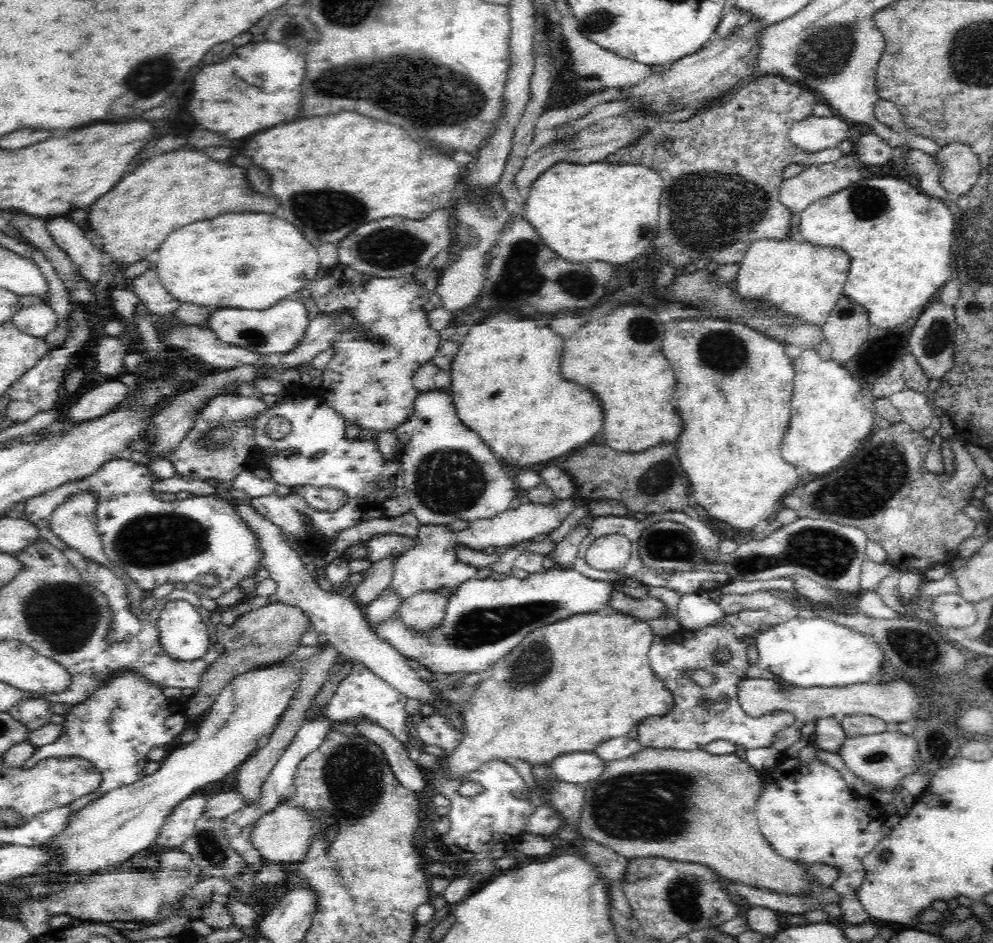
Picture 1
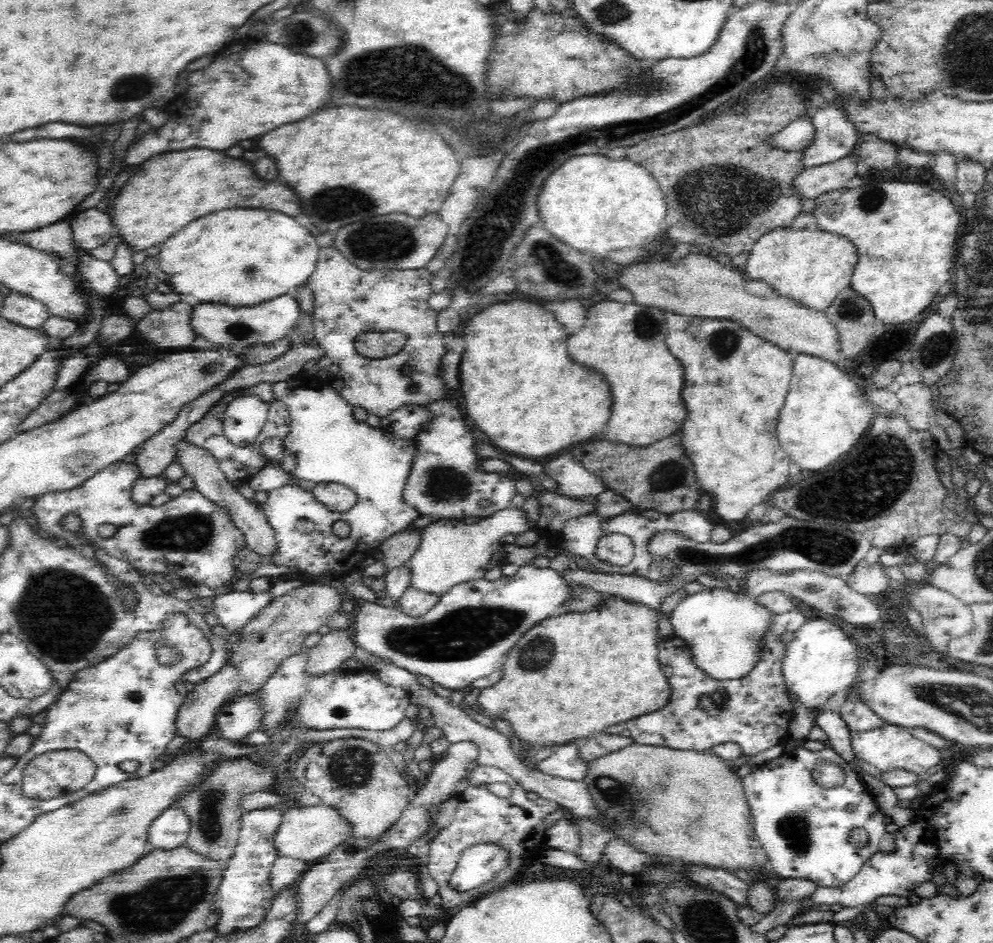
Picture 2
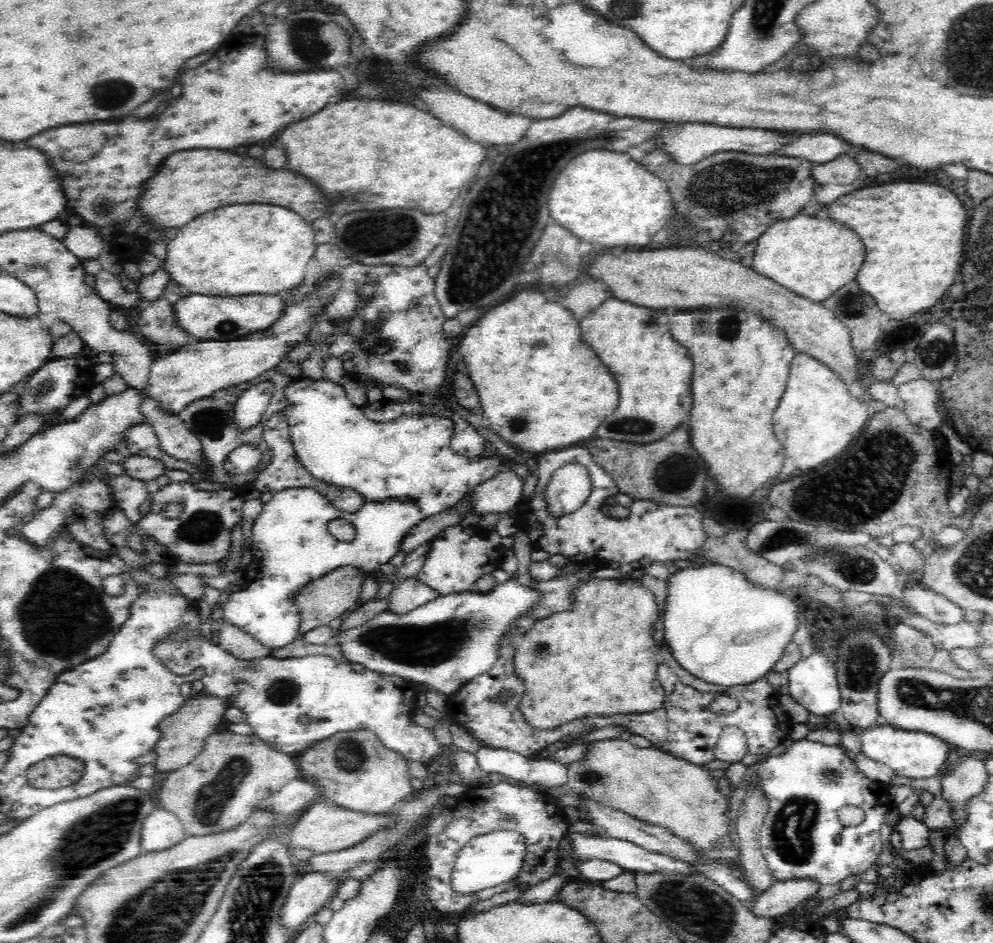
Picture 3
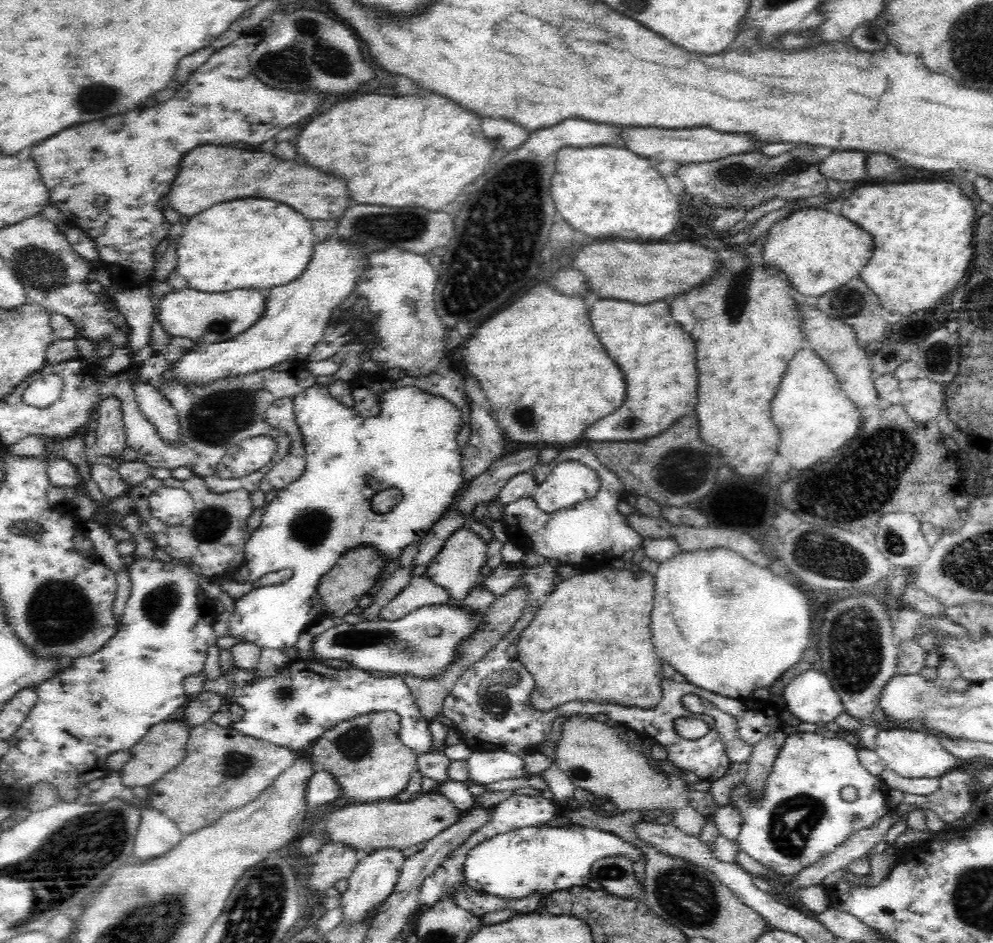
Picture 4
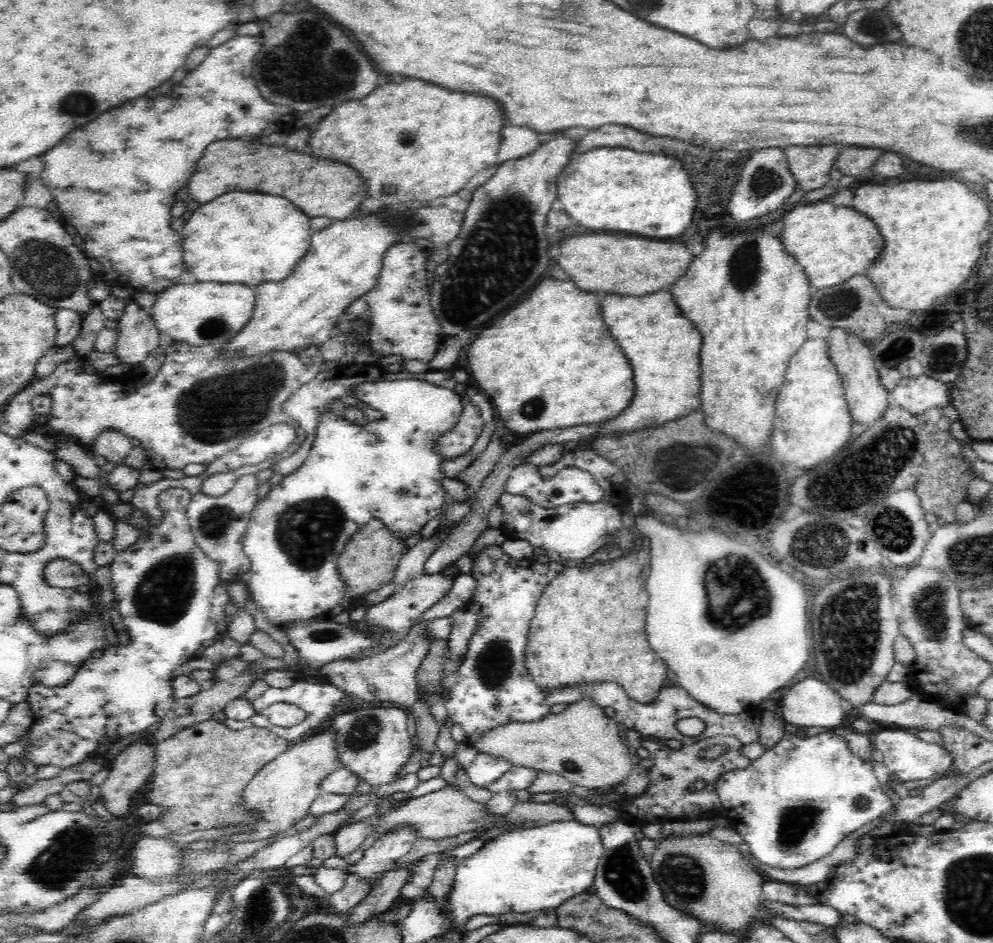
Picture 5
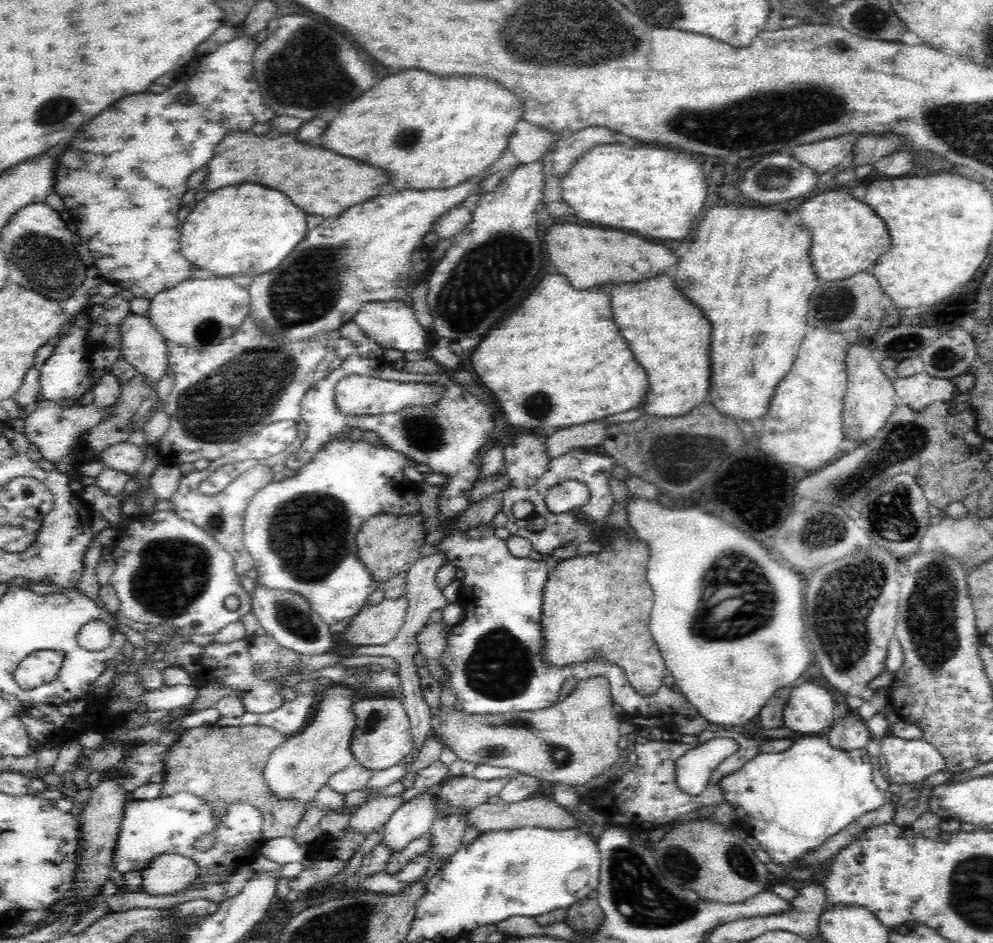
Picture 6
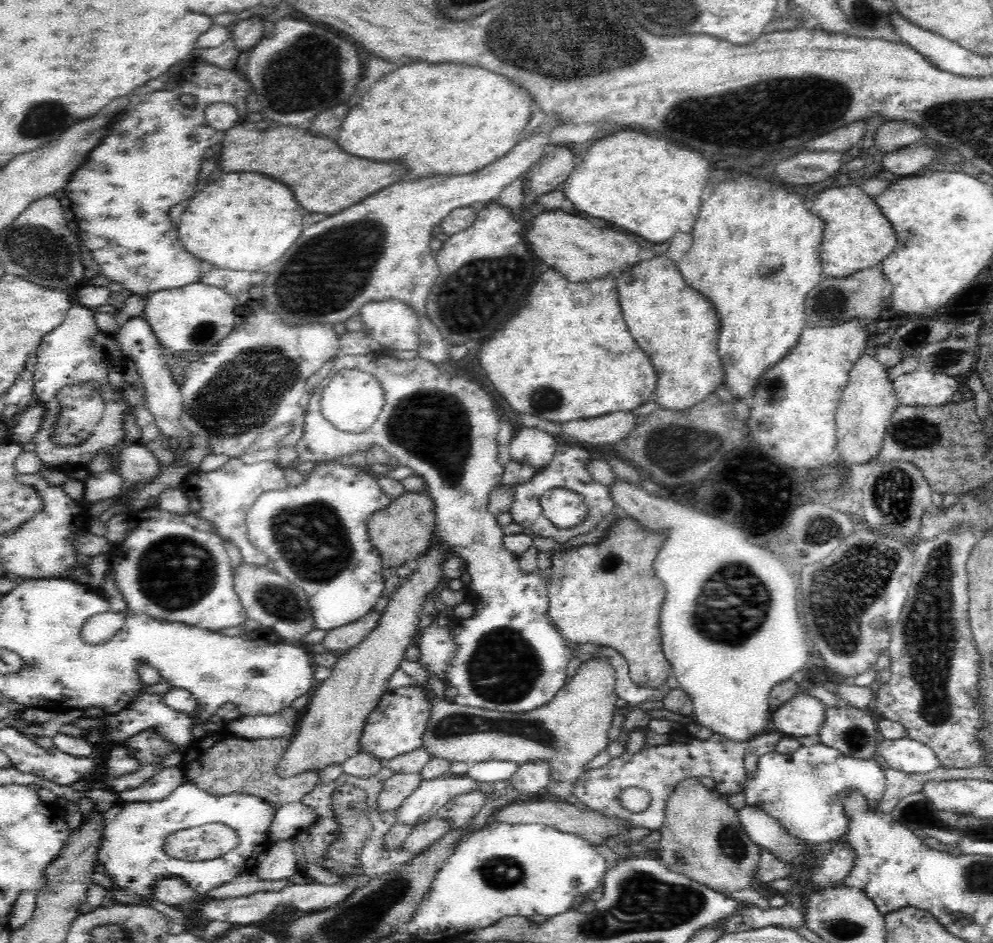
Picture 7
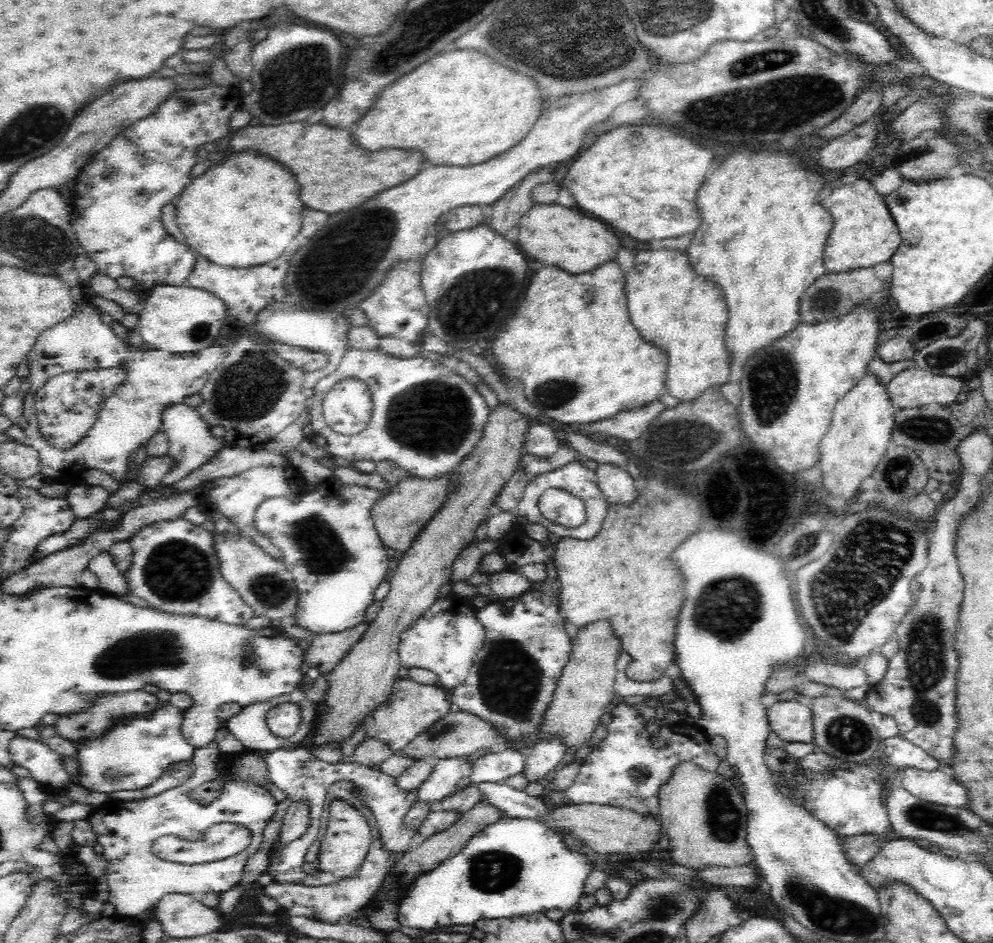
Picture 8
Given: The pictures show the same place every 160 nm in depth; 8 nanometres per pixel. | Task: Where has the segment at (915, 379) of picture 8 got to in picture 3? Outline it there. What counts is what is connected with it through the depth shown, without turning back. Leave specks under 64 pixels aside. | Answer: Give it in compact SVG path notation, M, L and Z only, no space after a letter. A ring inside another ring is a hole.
M920 377L897 387L903 400L902 410L912 423L925 429L940 428L943 423L936 411L940 384Z

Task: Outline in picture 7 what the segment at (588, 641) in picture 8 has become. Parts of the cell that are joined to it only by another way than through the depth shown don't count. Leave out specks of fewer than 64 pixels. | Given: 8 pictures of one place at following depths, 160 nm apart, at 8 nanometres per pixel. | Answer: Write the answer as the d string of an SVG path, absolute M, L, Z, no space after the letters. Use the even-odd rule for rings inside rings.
M595 644L584 650L585 658L578 672L543 707L531 712L500 712L454 704L432 696L429 718L421 748L432 758L467 763L483 760L510 760L518 764L548 759L552 771L560 771L562 780L574 782L586 764L606 751L608 730L616 709L616 668L606 653L595 652Z

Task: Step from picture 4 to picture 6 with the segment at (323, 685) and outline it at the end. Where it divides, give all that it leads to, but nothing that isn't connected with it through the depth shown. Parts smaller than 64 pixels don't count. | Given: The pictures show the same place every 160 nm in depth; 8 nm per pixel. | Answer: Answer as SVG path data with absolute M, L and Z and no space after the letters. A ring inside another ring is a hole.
M314 691L310 694L298 694L294 700L286 700L274 712L259 715L245 712L238 717L222 716L215 724L222 727L250 725L272 727L289 738L304 730L308 718L310 718L310 708L316 704L314 698Z

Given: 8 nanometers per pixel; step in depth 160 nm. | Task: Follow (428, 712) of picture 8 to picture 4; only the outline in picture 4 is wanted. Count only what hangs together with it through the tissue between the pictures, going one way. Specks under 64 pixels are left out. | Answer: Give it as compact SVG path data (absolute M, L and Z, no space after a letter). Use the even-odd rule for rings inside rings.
M392 711L371 712L358 715L346 720L337 722L332 728L326 729L310 746L309 753L315 758L319 769L324 769L338 781L342 787L342 797L350 802L360 803L379 802L396 797L399 793L405 792L406 785L412 776L412 772L417 770L418 754L402 743L400 736L401 716Z

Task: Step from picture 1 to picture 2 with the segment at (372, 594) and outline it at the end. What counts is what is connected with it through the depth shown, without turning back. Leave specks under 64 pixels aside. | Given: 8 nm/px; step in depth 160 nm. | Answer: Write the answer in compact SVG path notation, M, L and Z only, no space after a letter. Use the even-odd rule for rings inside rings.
M404 530L385 538L379 546L383 554L382 564L386 568L383 576L388 571L404 565L408 558L416 552L418 546L420 546L420 530Z

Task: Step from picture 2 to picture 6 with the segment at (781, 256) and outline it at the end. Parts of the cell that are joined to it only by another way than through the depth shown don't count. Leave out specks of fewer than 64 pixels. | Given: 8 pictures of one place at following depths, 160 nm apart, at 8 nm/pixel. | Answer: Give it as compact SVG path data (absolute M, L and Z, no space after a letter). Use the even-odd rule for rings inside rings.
M832 188L810 195L800 206L802 224L808 225L814 233L811 258L818 280L844 280L857 272L869 271L876 260L892 248L890 232L884 220L874 212L870 204L854 198L850 190Z

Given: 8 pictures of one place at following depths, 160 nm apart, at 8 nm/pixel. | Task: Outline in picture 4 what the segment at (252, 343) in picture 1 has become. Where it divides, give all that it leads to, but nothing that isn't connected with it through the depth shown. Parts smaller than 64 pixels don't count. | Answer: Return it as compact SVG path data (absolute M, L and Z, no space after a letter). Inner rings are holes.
M194 287L166 293L156 302L156 320L173 337L184 337L199 344L233 339L248 330L261 316L266 291L237 288L229 291L204 292Z

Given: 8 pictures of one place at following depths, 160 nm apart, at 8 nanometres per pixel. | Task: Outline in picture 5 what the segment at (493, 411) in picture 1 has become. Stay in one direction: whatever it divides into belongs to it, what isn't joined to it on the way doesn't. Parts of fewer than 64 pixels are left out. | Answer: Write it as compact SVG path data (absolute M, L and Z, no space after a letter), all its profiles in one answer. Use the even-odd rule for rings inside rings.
M546 278L540 282L540 286L536 286L532 290L532 294L520 304L516 306L512 312L508 312L504 318L496 320L488 330L484 330L474 344L469 346L467 358L470 362L469 367L471 375L475 382L486 393L490 399L496 414L496 418L504 420L504 424L508 430L520 434L534 434L542 430L550 430L550 428L566 428L566 426L584 425L592 423L602 423L610 418L620 416L632 402L634 392L636 392L636 384L634 384L634 370L630 360L626 358L626 354L622 352L620 344L612 338L612 332L608 328L608 324L604 322L602 316L602 296L600 294L592 294L592 292L582 292L576 288L576 284L572 280L554 280L554 278Z

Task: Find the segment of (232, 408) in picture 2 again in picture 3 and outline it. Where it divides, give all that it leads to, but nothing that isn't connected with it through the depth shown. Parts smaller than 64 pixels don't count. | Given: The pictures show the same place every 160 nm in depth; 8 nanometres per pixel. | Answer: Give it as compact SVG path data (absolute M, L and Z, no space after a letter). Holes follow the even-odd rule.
M258 382L242 392L234 404L234 429L242 434L256 426L270 406L274 383Z

